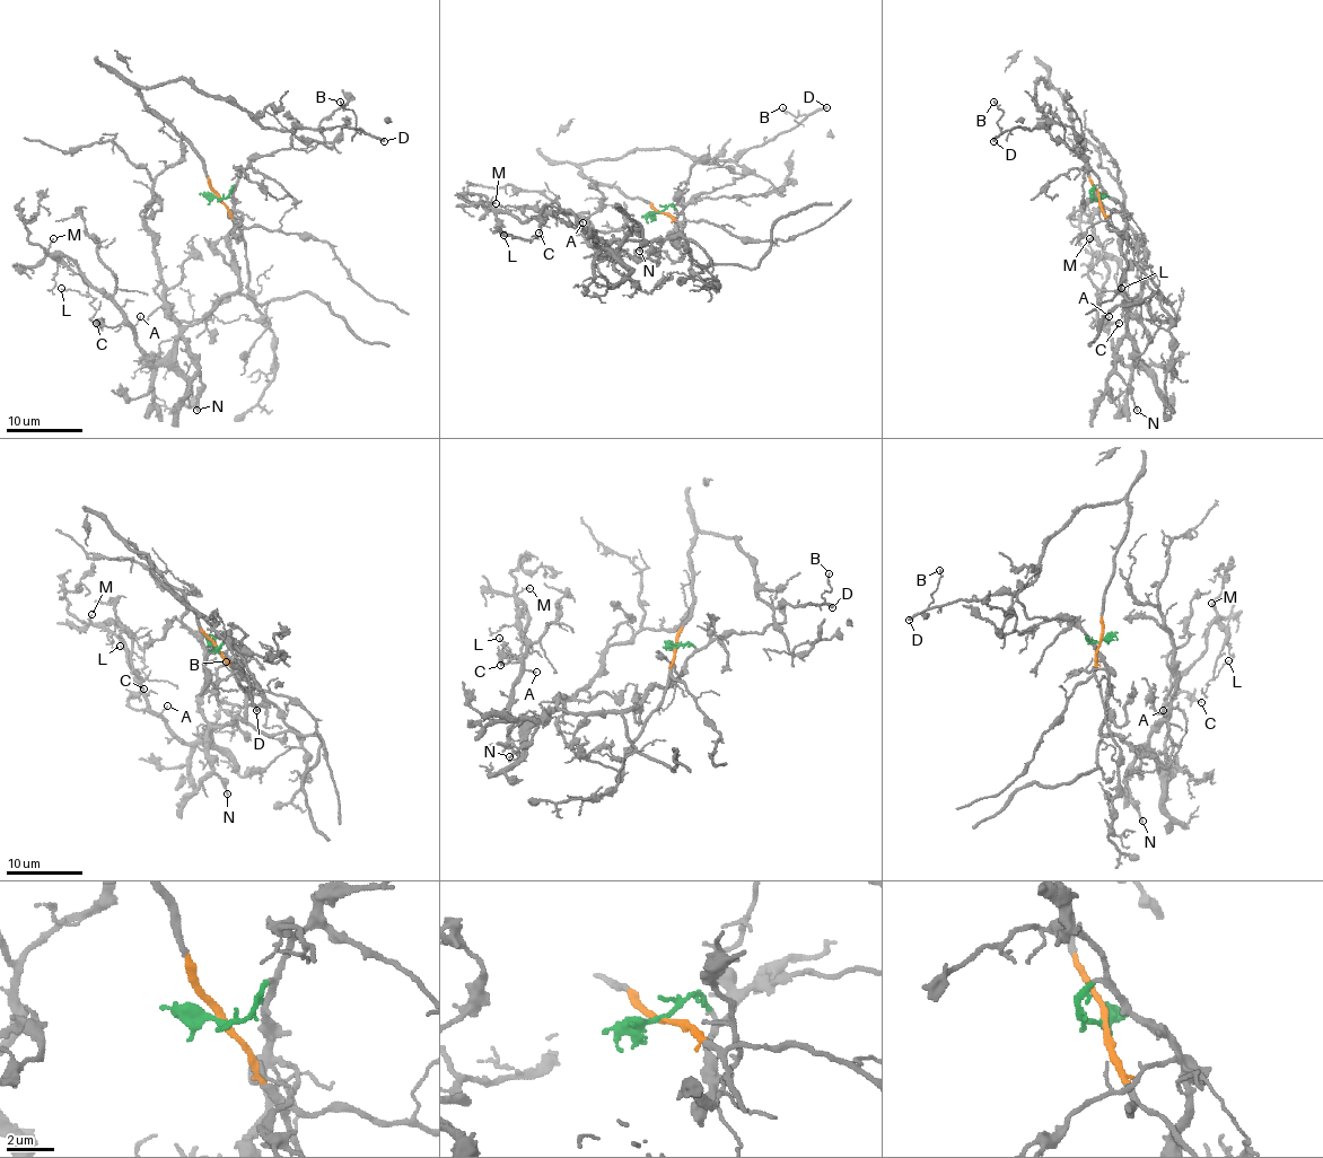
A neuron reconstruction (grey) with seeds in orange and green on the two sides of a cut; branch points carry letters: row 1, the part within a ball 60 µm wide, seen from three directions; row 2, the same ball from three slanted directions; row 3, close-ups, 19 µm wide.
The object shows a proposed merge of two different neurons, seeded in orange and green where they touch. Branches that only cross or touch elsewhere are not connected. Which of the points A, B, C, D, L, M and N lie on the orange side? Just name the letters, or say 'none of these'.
B, D

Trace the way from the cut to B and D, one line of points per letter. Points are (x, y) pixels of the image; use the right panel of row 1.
B: (1098, 198), (1084, 139), (1051, 86), (1042, 79), (1034, 97), (1045, 130), (1005, 130), (992, 102)
D: (1098, 198), (1070, 111), (1042, 79), (1034, 97), (1045, 130), (1016, 126), (992, 141)

